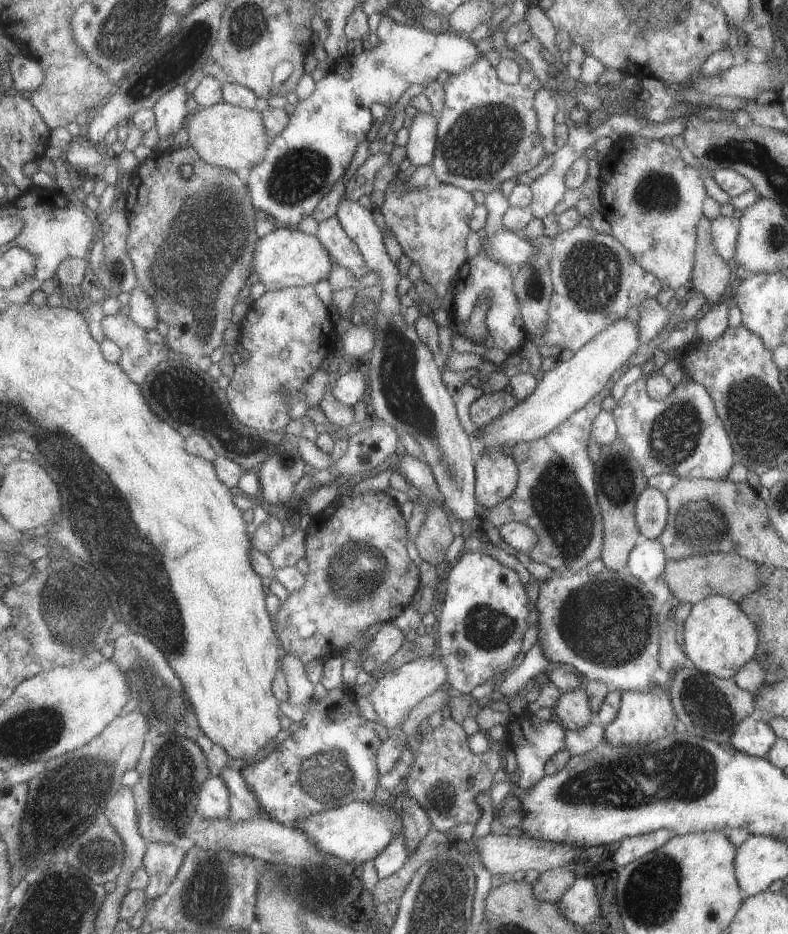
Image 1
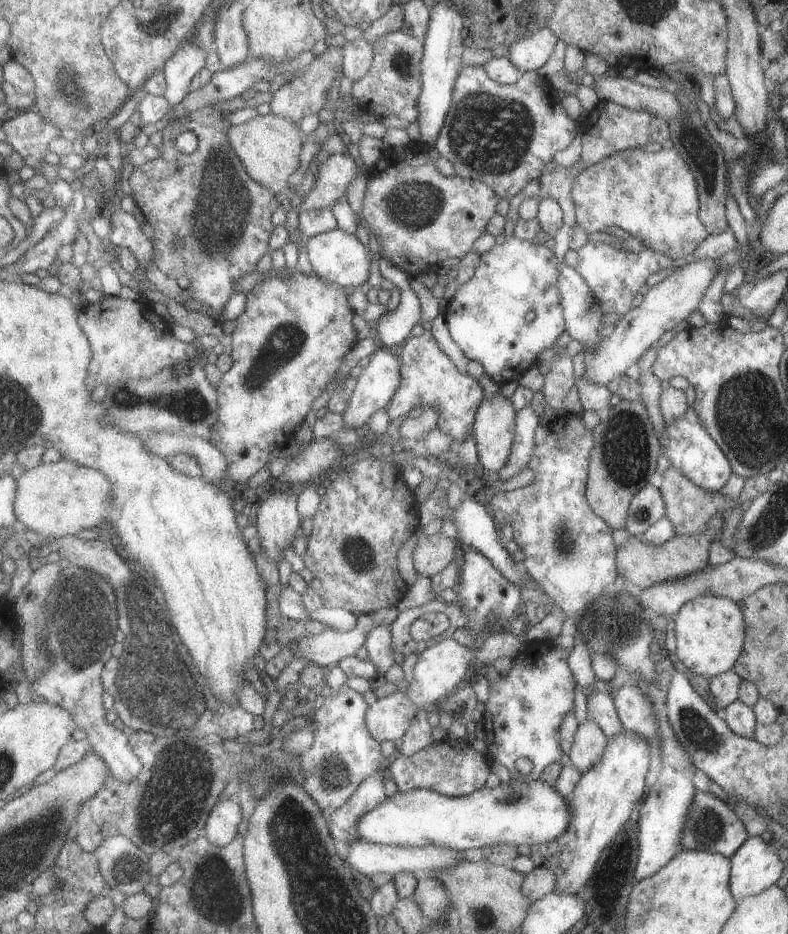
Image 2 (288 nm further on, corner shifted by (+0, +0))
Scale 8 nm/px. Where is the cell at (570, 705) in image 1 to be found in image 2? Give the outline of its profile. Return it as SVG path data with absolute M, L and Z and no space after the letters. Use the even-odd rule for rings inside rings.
M585 718L585 722L579 726L575 734L573 750L567 756L567 760L575 764L583 774L587 774L593 766L597 766L603 760L607 746L609 746L609 736L605 734L605 730L597 722Z

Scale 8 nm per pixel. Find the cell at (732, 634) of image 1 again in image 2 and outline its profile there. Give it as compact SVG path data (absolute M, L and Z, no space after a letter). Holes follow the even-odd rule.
M699 596L675 614L675 624L677 658L691 674L713 680L733 668L745 640L745 622L737 602L723 596Z

